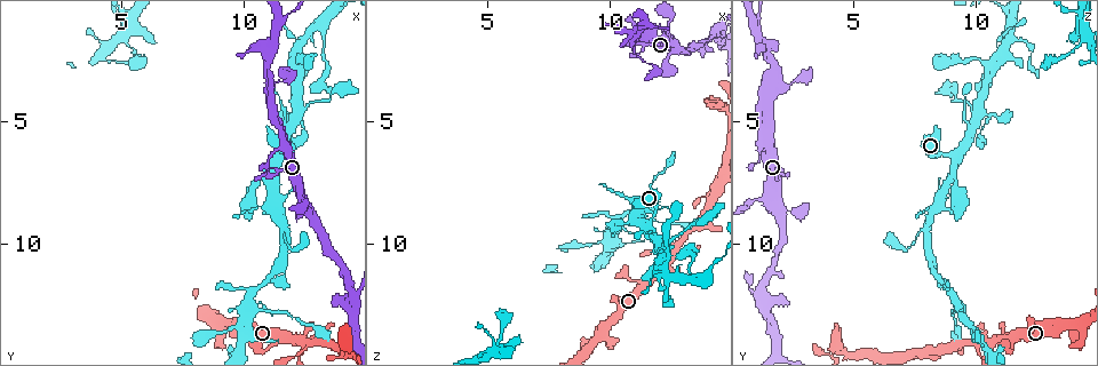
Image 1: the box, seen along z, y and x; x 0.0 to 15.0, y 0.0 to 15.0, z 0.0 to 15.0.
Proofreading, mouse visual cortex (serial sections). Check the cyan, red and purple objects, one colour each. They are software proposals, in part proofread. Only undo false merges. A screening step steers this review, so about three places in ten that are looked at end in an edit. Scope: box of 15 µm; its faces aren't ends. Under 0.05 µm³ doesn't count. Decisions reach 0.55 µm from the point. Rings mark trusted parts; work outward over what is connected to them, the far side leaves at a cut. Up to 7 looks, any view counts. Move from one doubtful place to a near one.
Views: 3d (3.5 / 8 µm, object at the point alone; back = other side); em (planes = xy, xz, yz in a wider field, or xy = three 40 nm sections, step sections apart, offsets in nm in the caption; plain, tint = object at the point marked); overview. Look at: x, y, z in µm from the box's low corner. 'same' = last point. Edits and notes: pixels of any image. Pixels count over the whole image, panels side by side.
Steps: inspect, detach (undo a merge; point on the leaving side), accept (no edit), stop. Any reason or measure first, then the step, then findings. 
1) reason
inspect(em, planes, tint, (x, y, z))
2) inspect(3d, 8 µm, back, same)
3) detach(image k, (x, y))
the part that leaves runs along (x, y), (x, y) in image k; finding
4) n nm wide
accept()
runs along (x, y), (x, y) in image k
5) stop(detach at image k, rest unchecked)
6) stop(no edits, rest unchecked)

branch point
inspect(3d, 3.5 µm, (11.7, 9.4, 8.0))

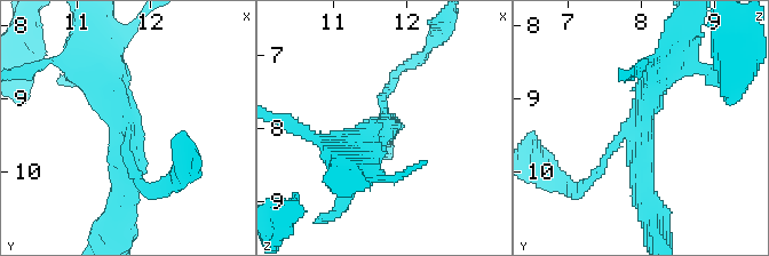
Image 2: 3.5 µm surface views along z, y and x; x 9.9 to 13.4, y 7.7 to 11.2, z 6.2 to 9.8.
3 arms; arms of 100, 300, 400 nm; need the tissue
inspect(em, xy, step 3, tint, (11.65, 9.45, 8.05))

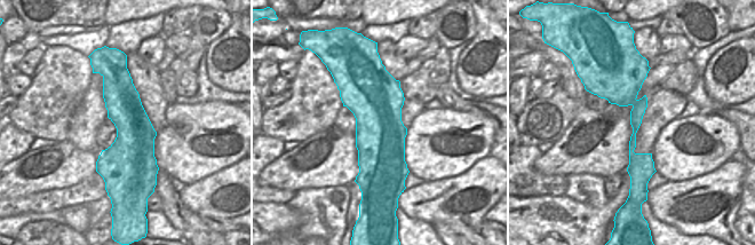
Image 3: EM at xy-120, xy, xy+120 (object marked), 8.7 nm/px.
accept()
runs along (629, 65), (632, 153), (643, 182) in image 3; one cell here

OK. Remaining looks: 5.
inspect(3d, 3.5 µm, (11.8, 4.8, 10.8))

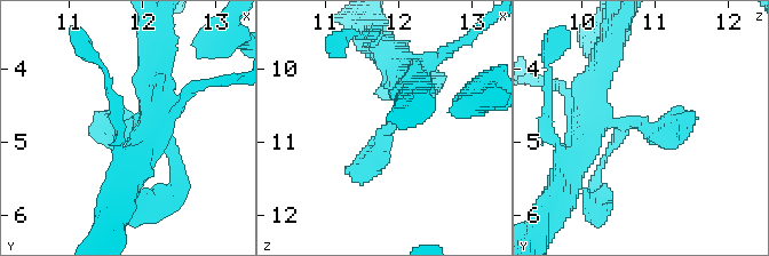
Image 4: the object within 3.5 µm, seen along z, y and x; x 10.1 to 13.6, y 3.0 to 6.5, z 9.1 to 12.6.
need the tissue
inspect(em, xy, step 1, tint, (11.75, 4.85, 10.90))

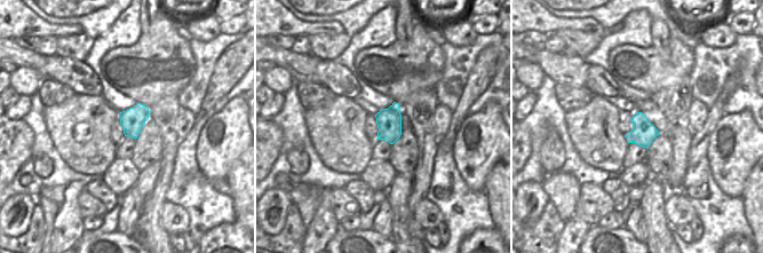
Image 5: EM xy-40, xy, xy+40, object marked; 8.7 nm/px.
accept()
runs along (397, 77), (401, 114), (351, 182) in image 4; all the same cell

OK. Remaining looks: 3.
abrupt turn
inspect(3d, 3.5 µm, (10.3, 12.5, 9.2))

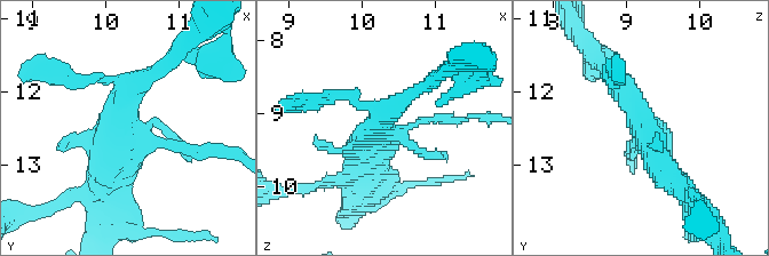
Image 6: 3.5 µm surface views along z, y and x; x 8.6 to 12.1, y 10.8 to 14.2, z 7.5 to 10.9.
inspect(em, xy, step 5, tint, (10.25, 12.55, 9.25))

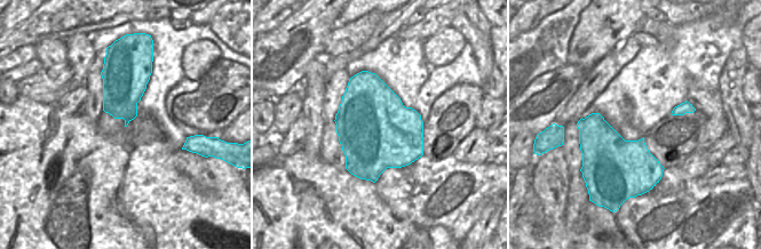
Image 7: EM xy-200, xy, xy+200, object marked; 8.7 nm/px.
accept()
runs along (610, 72), (653, 156), (689, 194) in image 6; continuous, no second cell

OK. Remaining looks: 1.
stop(no edits, rest unchecked)

